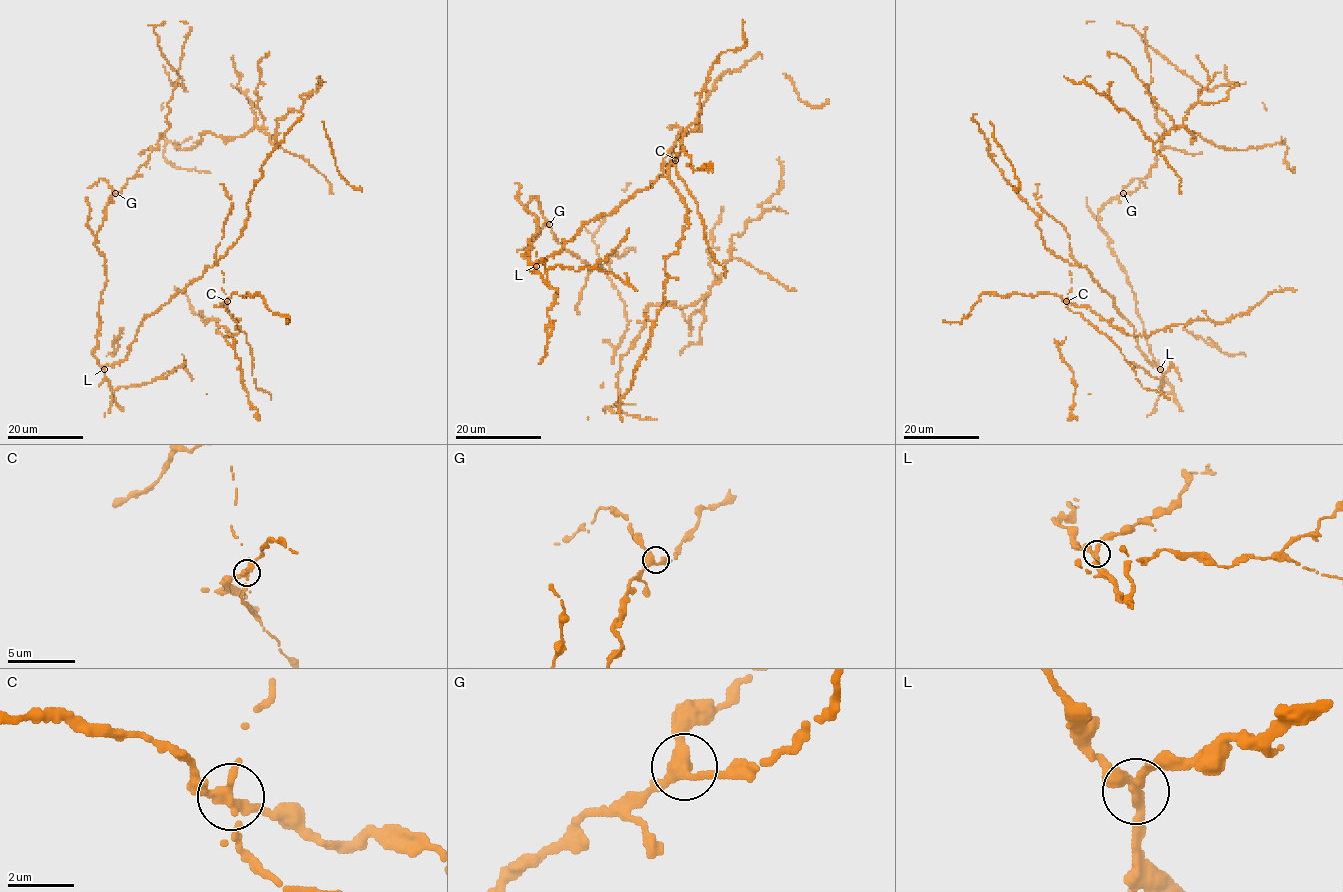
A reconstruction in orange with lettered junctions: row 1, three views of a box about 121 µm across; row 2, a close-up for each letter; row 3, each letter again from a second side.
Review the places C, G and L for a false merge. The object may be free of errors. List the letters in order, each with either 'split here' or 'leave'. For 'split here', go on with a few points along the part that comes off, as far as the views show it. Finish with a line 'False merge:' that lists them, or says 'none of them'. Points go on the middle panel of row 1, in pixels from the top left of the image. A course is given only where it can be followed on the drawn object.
C: split here; course (675, 160), (673, 164), (677, 176), (695, 198), (703, 222), (704, 238), (725, 270), (726, 278)
G: leave
L: leave
False merge: C

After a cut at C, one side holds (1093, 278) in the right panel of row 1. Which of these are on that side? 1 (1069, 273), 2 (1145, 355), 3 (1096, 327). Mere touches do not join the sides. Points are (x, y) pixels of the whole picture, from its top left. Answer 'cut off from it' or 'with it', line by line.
1: cut off from it
2: with it
3: cut off from it

